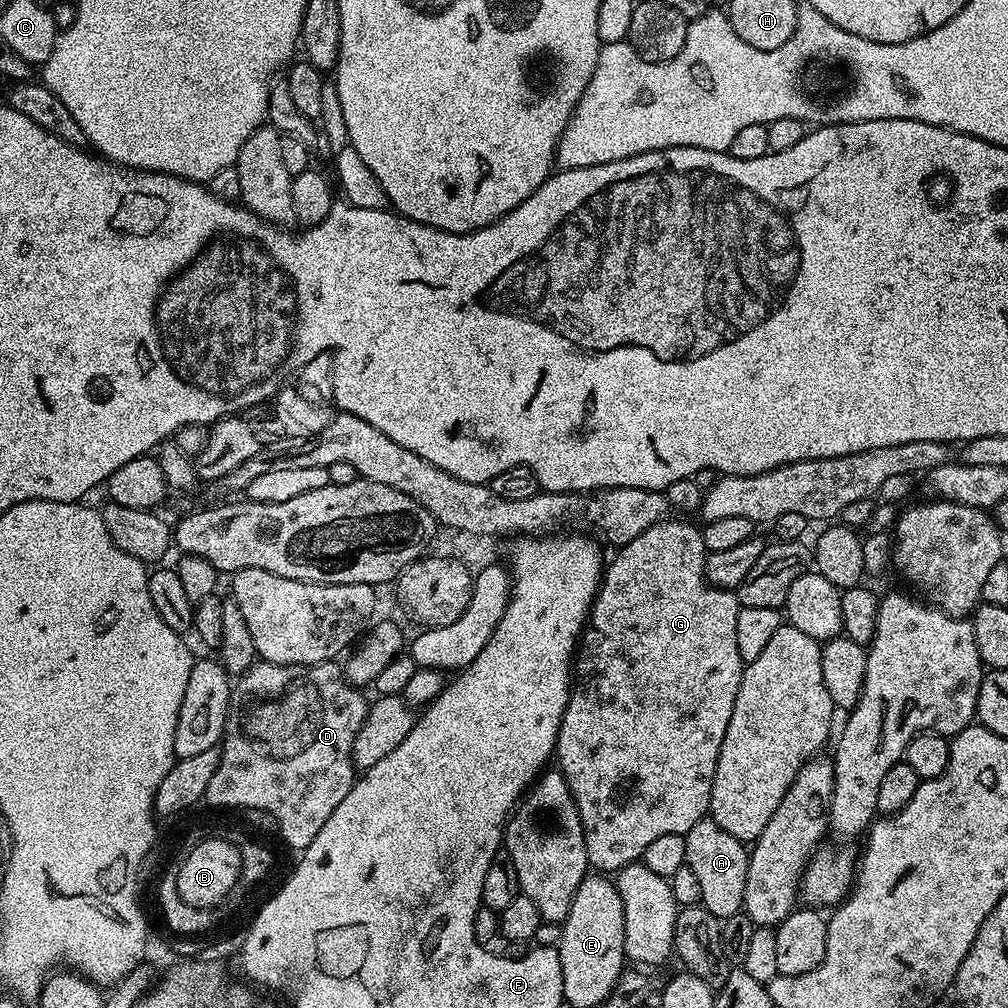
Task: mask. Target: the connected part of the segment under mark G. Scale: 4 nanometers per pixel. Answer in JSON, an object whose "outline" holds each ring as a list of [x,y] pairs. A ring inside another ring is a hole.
{"outline":[[[669,518],[667,520],[660,520],[654,526],[650,526],[646,530],[642,530],[642,534],[638,534],[638,538],[634,538],[629,544],[623,545],[619,549],[620,552],[612,560],[612,565],[605,567],[602,572],[602,579],[600,582],[600,591],[596,594],[596,600],[592,604],[592,611],[590,613],[590,623],[585,627],[579,641],[578,641],[578,655],[574,660],[574,683],[572,691],[568,698],[568,705],[566,706],[566,714],[560,723],[560,729],[556,735],[556,751],[554,753],[555,759],[560,759],[558,764],[559,771],[563,772],[566,782],[570,786],[572,795],[576,798],[576,805],[578,806],[578,814],[582,820],[582,830],[584,831],[584,841],[586,842],[586,858],[589,865],[597,873],[600,874],[615,874],[620,869],[627,866],[627,864],[635,864],[643,857],[646,846],[650,846],[650,842],[656,841],[657,838],[662,838],[662,834],[678,834],[679,836],[687,836],[689,830],[696,825],[699,820],[705,819],[709,815],[708,807],[710,806],[710,790],[714,786],[714,770],[718,766],[718,754],[722,750],[722,738],[726,738],[726,726],[730,726],[730,714],[734,710],[734,698],[738,698],[738,686],[744,677],[744,669],[746,667],[744,659],[738,654],[738,637],[734,626],[738,626],[738,614],[740,613],[740,599],[737,598],[735,591],[727,588],[714,588],[707,580],[704,579],[704,557],[706,549],[704,546],[704,534],[699,527],[695,528],[692,524],[687,524],[687,519]]]}

